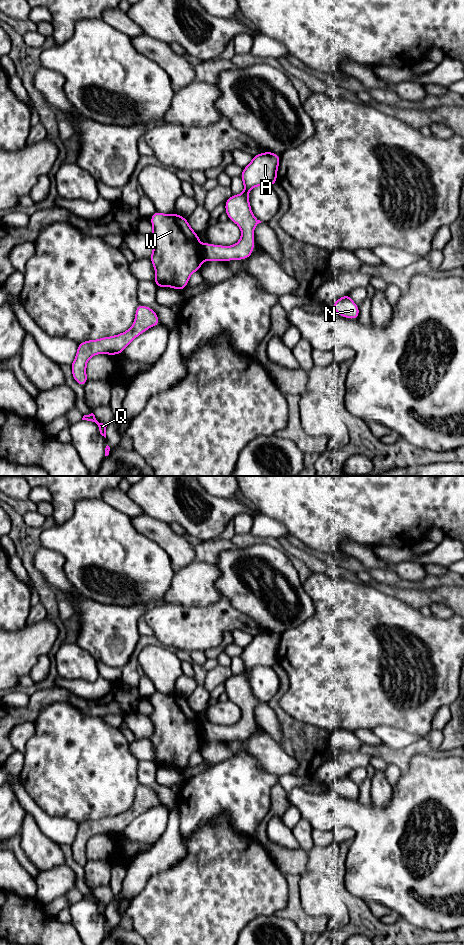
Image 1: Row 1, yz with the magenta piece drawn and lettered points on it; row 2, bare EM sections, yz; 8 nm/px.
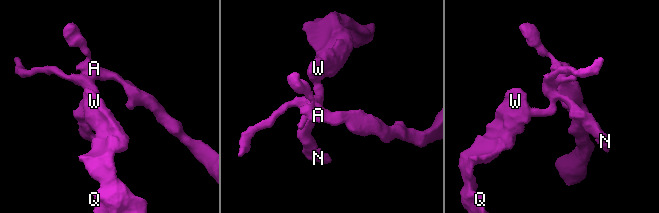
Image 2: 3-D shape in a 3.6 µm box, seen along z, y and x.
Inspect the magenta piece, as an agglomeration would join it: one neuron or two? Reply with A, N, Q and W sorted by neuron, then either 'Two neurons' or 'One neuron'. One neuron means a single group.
Groups: A N / Q W. Two neurons

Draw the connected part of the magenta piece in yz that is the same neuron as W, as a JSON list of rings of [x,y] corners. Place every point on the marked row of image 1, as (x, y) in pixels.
[[[155,211],[150,218],[153,233],[149,236],[153,252],[149,257],[155,269],[157,288],[171,287],[182,291],[190,276],[203,262],[201,242],[187,218],[177,213]]]

